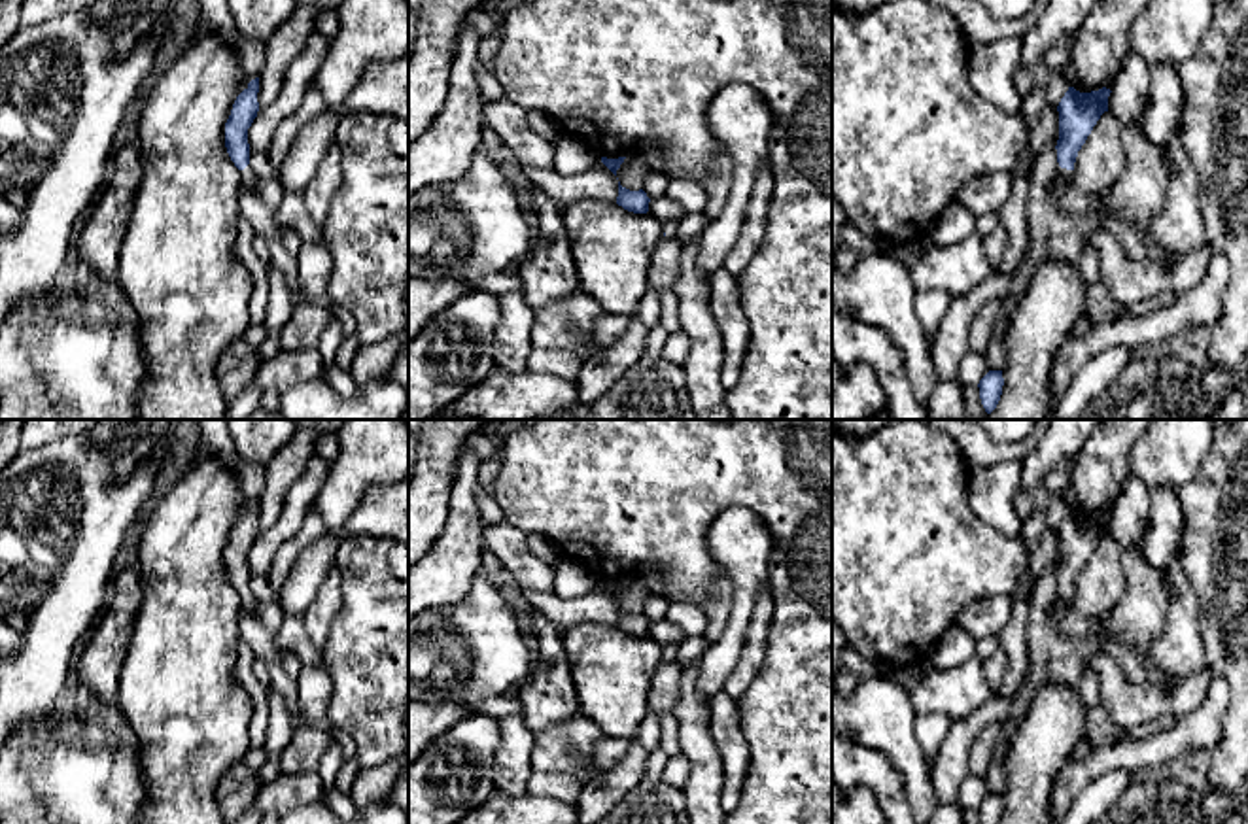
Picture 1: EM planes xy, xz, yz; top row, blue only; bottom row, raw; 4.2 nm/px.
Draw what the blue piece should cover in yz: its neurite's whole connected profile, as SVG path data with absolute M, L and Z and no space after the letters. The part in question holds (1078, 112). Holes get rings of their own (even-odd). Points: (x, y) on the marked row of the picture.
M1068 87L1061 98L1059 112L1059 140L1057 163L1059 170L1055 180L1048 185L1048 198L1057 200L1068 187L1078 151L1085 144L1093 127L1104 112L1108 112L1110 89L1102 87L1091 93L1080 93Z

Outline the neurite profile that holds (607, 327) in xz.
M605 314L596 321L594 331L586 336L586 344L598 352L620 338L628 325L630 318Z

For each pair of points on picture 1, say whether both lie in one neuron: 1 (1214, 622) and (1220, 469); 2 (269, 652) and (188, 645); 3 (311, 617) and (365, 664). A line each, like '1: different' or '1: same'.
1: same
2: different
3: different

